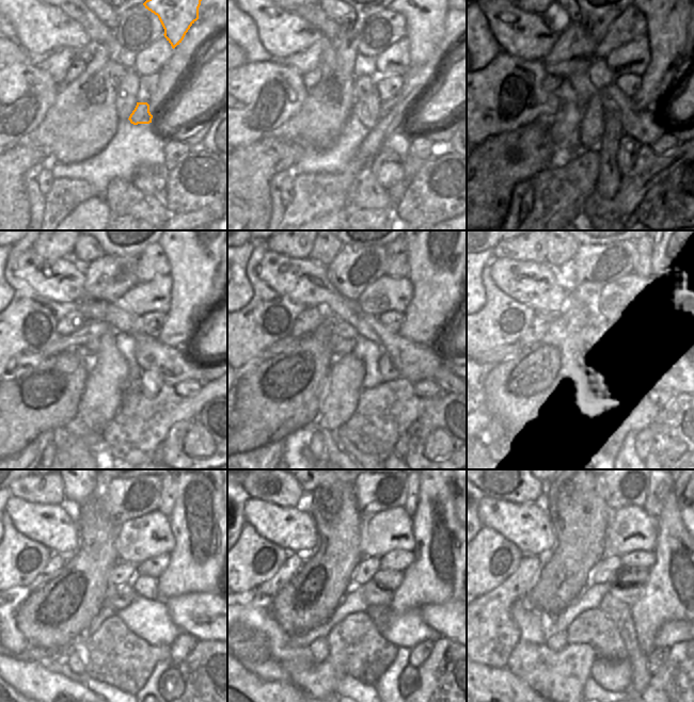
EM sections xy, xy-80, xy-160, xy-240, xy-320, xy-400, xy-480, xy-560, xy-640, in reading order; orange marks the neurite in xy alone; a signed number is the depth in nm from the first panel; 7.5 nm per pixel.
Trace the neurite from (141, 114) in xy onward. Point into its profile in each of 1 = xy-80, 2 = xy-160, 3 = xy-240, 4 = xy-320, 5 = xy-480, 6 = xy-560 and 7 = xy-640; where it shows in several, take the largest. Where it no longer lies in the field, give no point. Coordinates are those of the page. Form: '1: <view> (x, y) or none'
1: xy-80 (387, 107)
2: xy-160 (667, 13)
3: xy-240 (193, 252)
4: xy-320 (444, 252)
5: xy-480 (205, 526)
6: xy-560 (444, 549)
7: xy-640 (683, 585)

